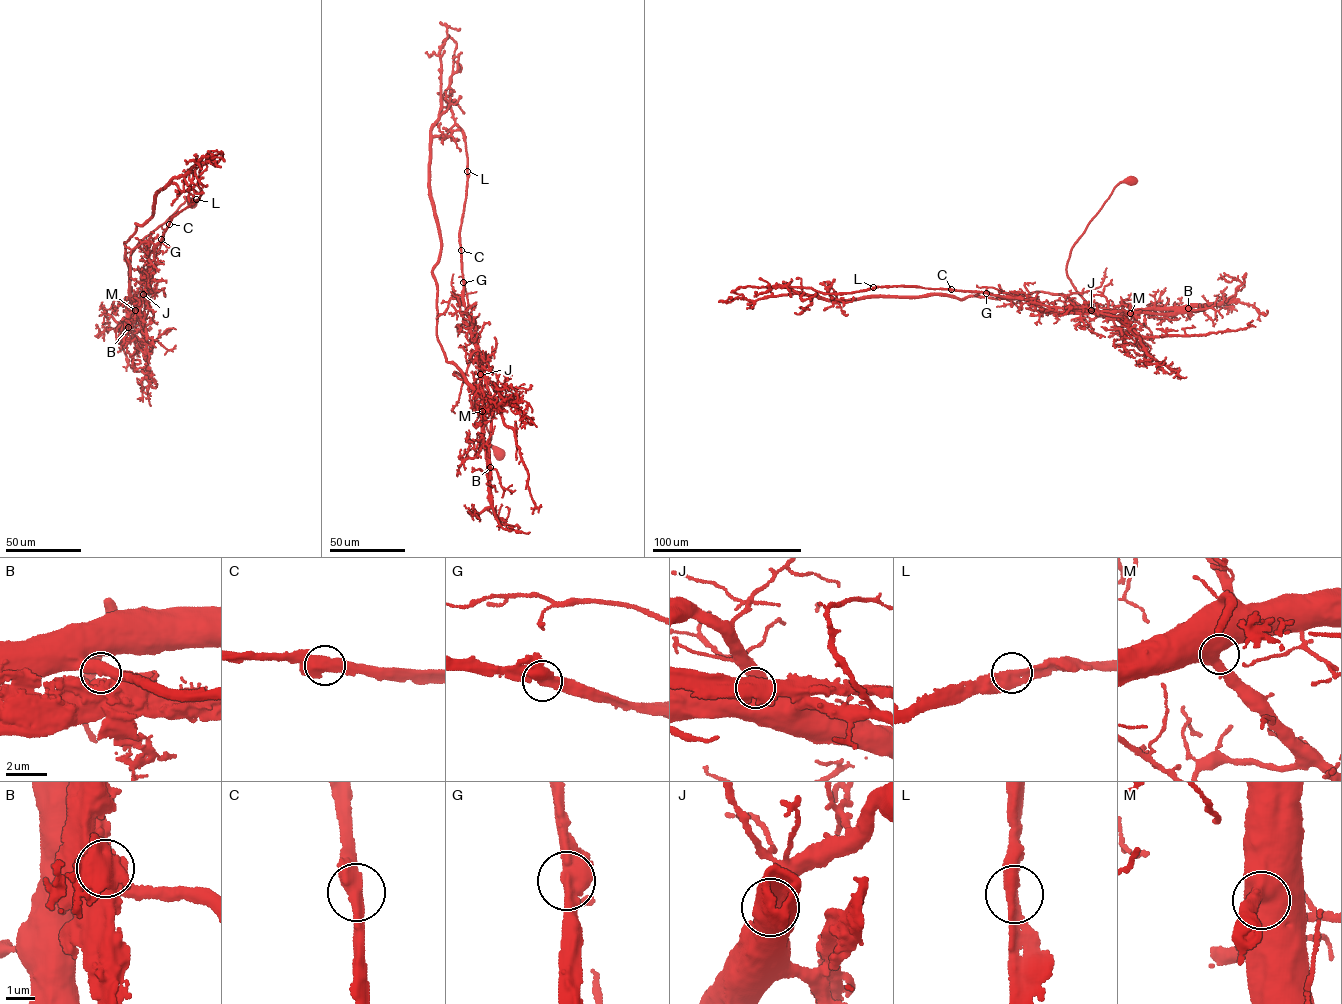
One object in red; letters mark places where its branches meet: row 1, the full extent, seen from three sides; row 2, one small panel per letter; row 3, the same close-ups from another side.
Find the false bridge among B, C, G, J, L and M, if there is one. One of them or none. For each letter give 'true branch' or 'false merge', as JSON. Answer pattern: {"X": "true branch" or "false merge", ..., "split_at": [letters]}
{"B": "false merge", "C": "true branch", "G": "true branch", "J": "true branch", "L": "true branch", "M": "true branch", "split_at": ["B"]}

